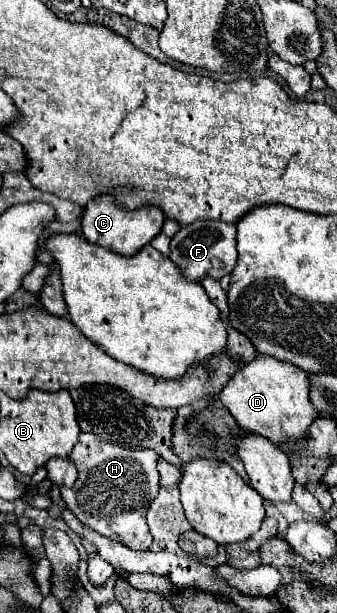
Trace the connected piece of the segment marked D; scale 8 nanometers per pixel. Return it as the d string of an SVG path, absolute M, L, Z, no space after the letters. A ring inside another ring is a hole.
M258 354L250 364L244 364L220 392L220 402L236 418L244 430L258 432L272 442L296 442L306 436L308 426L316 420L318 412L308 398L308 376L304 370L290 362Z

